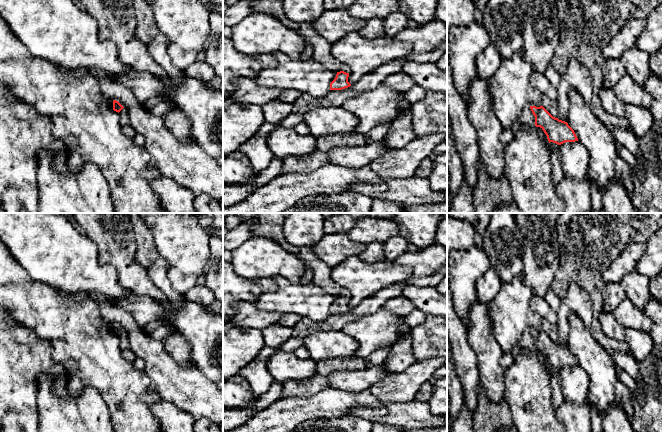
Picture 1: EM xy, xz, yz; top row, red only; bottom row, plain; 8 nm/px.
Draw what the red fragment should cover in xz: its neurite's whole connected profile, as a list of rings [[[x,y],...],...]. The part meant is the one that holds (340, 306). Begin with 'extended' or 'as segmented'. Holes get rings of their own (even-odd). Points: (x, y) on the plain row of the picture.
extended; [[[308,246],[299,247],[299,252],[296,255],[303,262],[305,268],[312,272],[312,282],[326,293],[337,297],[335,303],[330,307],[330,314],[342,314],[350,311],[351,308],[348,306],[349,291],[331,279],[331,267],[316,256],[313,248]]]

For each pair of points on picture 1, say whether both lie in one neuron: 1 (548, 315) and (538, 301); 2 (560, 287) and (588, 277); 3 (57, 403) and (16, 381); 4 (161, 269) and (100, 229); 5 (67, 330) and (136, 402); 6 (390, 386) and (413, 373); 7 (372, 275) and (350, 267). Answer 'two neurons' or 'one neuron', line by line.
1: one neuron
2: one neuron
3: two neurons
4: two neurons
5: one neuron
6: one neuron
7: one neuron

